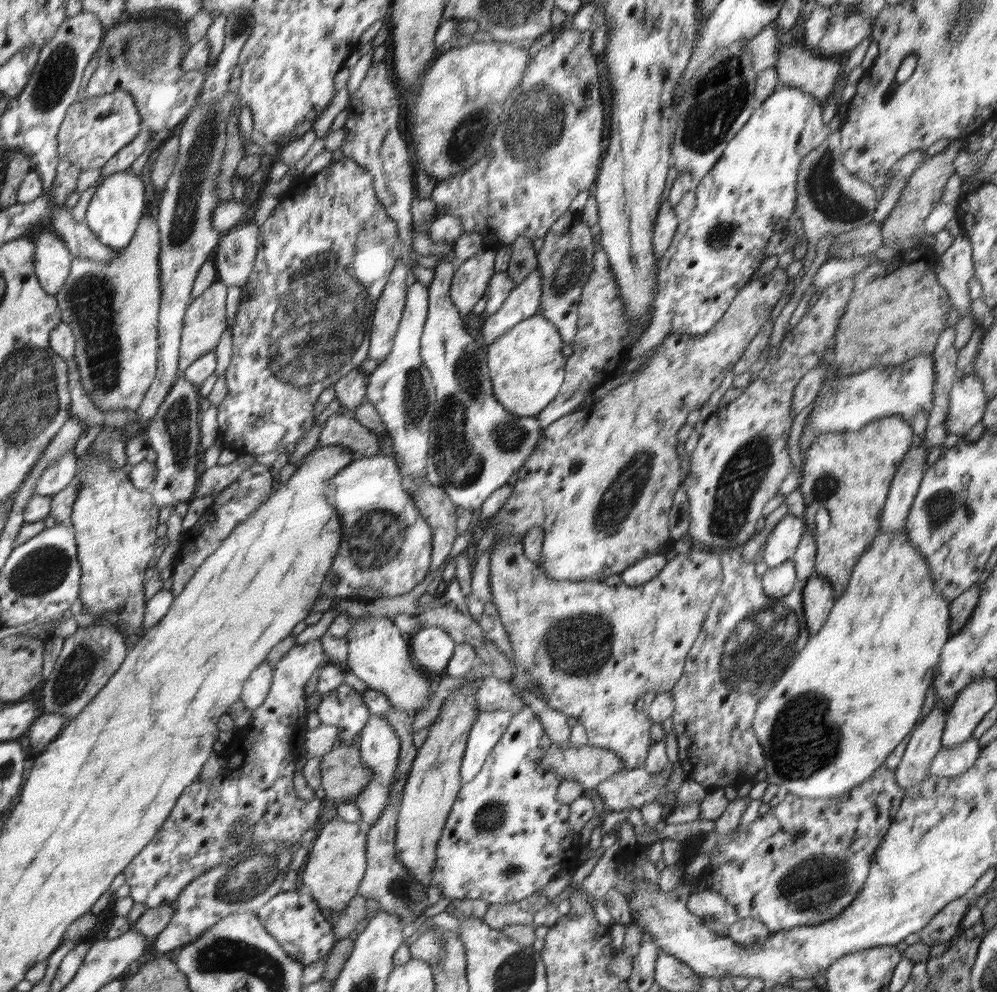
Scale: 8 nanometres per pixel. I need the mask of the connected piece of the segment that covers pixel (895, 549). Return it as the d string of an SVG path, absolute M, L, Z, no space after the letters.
M904 528L897 530L897 532L879 533L872 539L867 551L862 554L854 565L847 587L840 595L840 598L835 599L835 603L822 628L808 639L804 648L796 655L790 666L778 677L774 686L760 699L756 707L752 727L756 739L760 742L760 747L764 751L766 781L769 784L778 786L782 796L792 794L798 797L806 797L807 799L830 798L830 796L838 796L851 790L864 782L878 768L885 765L888 756L908 734L912 733L920 718L928 687L933 682L935 666L940 658L942 647L951 637L949 634L950 602L937 590L934 590L933 586L934 583L928 564L926 564L919 550L909 541Z

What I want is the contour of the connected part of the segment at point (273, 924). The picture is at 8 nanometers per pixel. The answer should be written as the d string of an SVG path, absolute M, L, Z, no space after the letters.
M292 888L272 897L258 912L259 921L267 931L274 935L287 954L298 959L304 967L327 956L335 942L333 924L323 915L318 902L311 897L310 892Z

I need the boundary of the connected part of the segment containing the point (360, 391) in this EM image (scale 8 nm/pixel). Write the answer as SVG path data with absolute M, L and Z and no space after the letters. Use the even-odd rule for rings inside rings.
M360 366L352 370L347 376L338 380L338 383L332 388L335 392L335 398L338 398L341 405L347 408L344 414L352 415L355 408L366 398L366 387L368 387L369 375L360 372Z

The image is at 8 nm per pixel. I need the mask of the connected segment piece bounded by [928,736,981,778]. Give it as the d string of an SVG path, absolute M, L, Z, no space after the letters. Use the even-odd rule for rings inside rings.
M974 736L960 742L960 745L952 749L941 747L930 763L928 771L930 776L940 775L950 778L967 772L976 763L980 748L979 740L974 739Z

